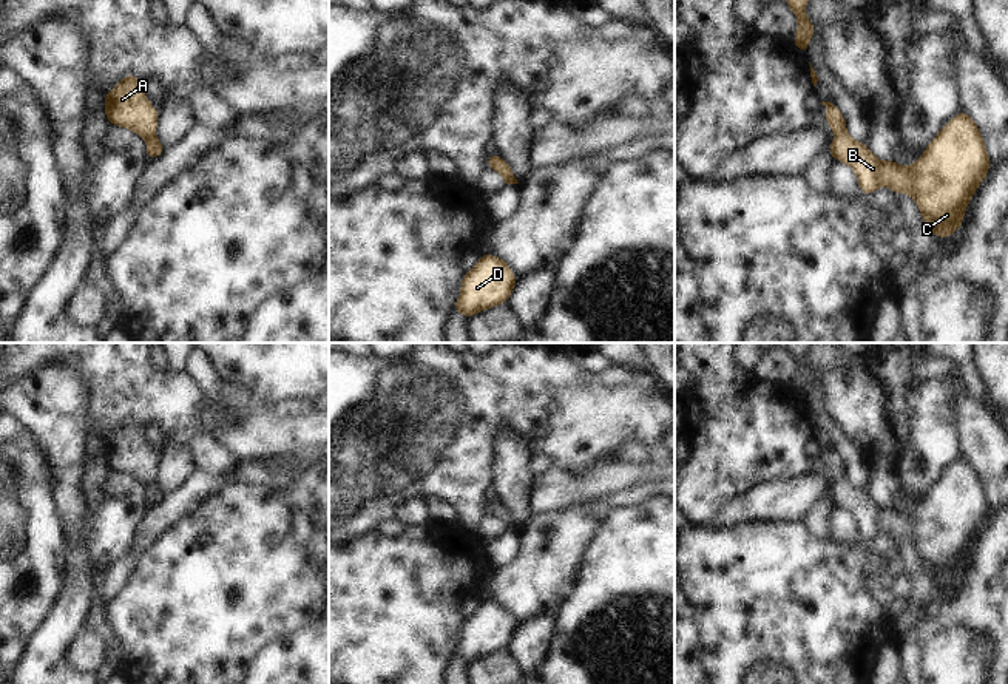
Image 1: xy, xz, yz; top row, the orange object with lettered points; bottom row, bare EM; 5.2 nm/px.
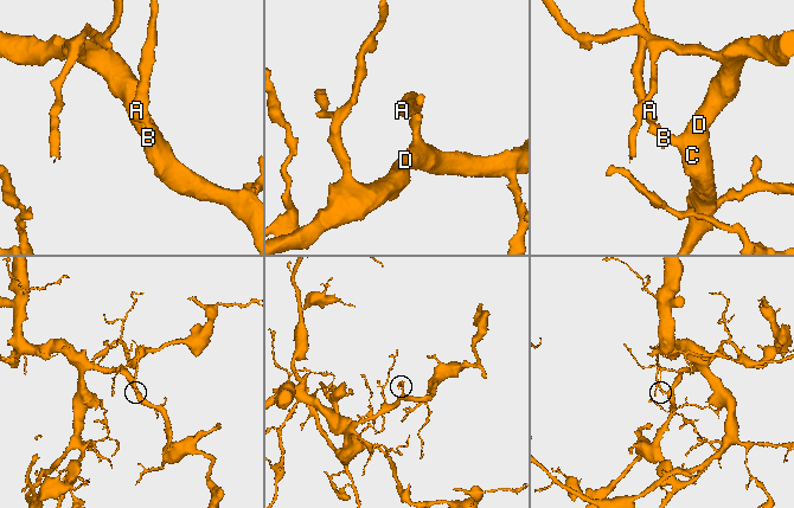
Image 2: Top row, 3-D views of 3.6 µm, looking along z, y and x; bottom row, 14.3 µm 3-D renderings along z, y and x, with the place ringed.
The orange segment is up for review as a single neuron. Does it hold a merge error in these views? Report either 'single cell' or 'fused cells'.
single cell

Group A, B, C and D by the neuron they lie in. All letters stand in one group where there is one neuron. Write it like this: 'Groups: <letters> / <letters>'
Groups: A B C D.

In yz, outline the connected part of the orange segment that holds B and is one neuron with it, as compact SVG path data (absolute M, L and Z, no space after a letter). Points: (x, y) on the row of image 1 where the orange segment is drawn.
M821 102L821 105L826 107L824 119L835 133L827 154L854 168L861 193L872 195L880 185L886 185L895 193L906 193L914 198L923 221L935 236L946 238L957 232L963 222L965 208L971 196L989 171L983 137L966 113L960 111L951 119L914 165L900 167L895 161L878 161L868 145L854 141L846 133L843 114L832 102Z

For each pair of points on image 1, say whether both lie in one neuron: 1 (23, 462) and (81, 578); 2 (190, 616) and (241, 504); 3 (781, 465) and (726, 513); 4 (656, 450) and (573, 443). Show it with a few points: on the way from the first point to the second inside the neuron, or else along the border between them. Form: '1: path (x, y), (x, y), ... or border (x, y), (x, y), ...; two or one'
1: border (59, 516), (67, 544), (67, 581), (62, 587); two
2: path (215, 589), (229, 575), (241, 531); one
3: border (794, 476), (755, 484), (727, 505); two
4: border (658, 439), (647, 450); two

